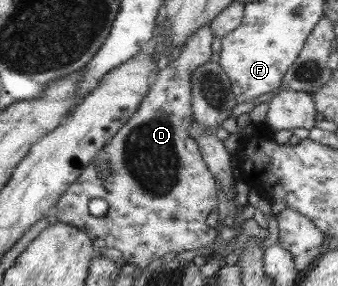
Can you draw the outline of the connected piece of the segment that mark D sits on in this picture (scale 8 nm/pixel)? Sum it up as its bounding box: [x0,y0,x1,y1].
[53,25,220,269]

